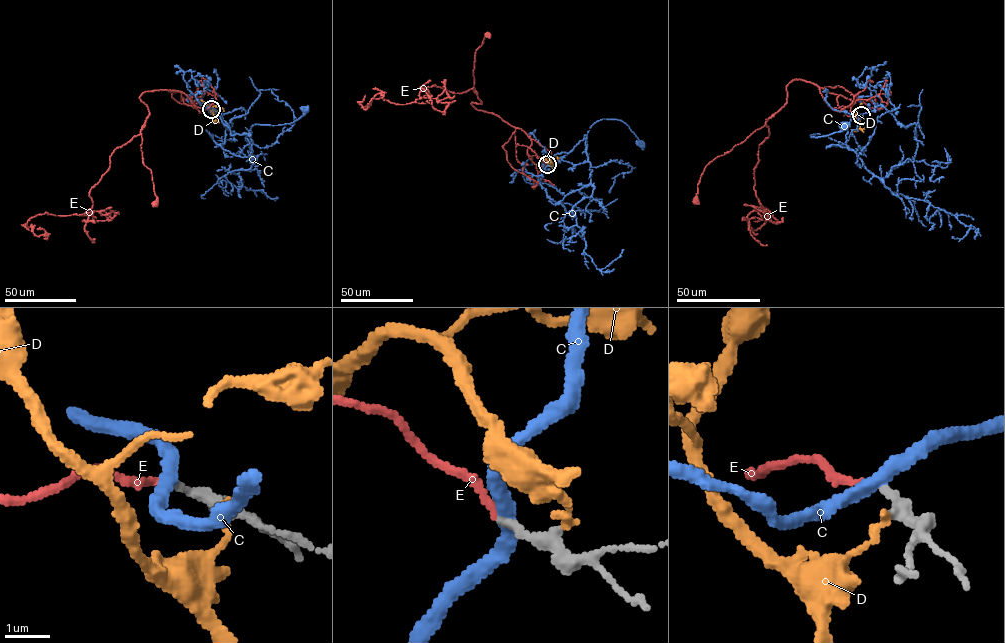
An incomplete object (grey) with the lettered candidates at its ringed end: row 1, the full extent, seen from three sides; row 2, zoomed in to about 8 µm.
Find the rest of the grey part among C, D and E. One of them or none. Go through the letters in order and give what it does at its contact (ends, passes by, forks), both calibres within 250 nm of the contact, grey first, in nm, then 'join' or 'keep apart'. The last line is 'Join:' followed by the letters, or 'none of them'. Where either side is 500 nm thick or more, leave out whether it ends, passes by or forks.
C: it passes by; 200 nm thick on the grey side, 320 nm on the other; keep apart
D: it ends there; 240 nm thick on the grey side, 160 nm on the other; keep apart
E: it ends there; 160 nm thick on the grey side, 140 nm on the other; join
Join: E

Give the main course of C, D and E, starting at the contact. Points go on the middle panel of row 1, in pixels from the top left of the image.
C: (547, 164), (552, 155), (570, 151), (586, 135), (587, 157), (587, 133), (603, 119), (624, 122), (640, 144)
D: (549, 165), (547, 158), (555, 156), (560, 159)
E: (547, 164), (527, 147), (516, 145), (514, 127), (471, 104), (482, 103), (473, 90), (474, 57), (488, 34)

